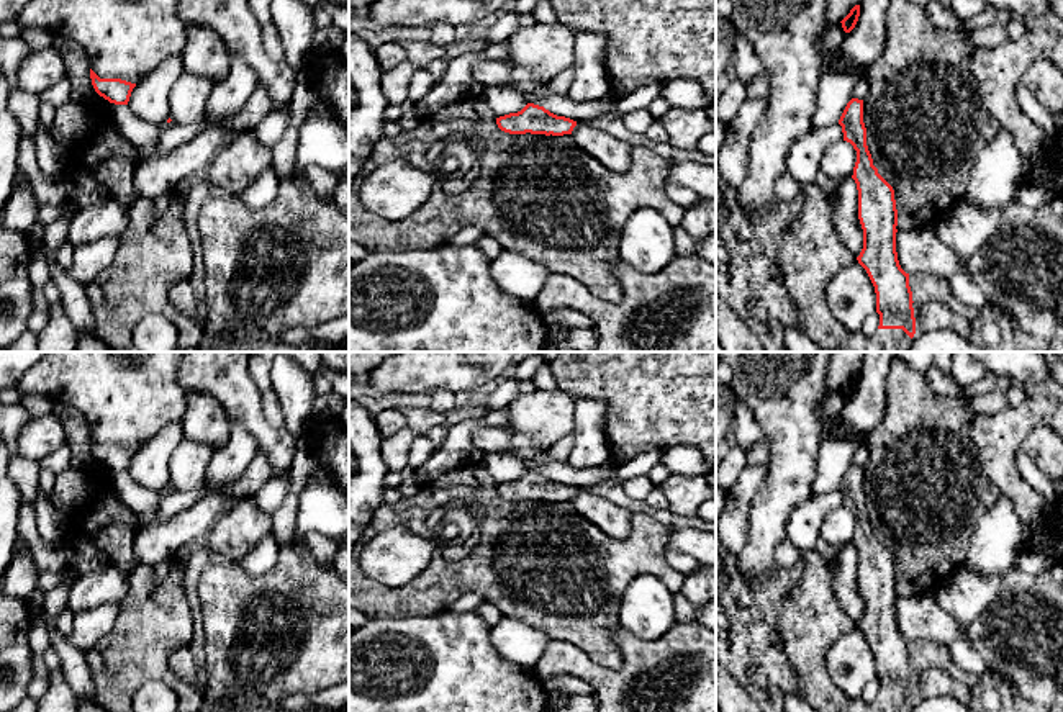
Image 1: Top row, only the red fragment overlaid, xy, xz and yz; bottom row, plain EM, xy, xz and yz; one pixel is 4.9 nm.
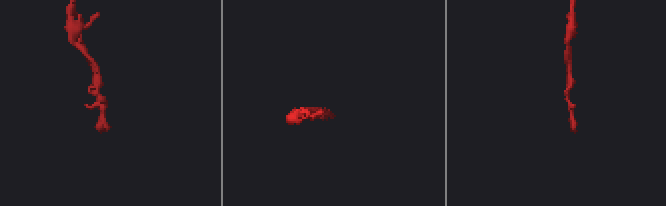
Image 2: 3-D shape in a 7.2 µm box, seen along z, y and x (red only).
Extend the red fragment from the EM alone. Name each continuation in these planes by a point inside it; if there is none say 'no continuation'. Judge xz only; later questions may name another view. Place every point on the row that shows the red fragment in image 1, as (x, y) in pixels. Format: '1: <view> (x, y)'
no continuation

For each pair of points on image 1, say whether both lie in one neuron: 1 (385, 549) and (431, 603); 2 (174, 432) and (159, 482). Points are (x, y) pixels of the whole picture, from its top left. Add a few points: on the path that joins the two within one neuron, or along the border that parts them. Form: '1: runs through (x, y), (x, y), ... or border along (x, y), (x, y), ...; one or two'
1: border along (429, 565), (398, 586), (382, 586), (372, 580); two
2: runs through (164, 444), (159, 449), (159, 470); one

